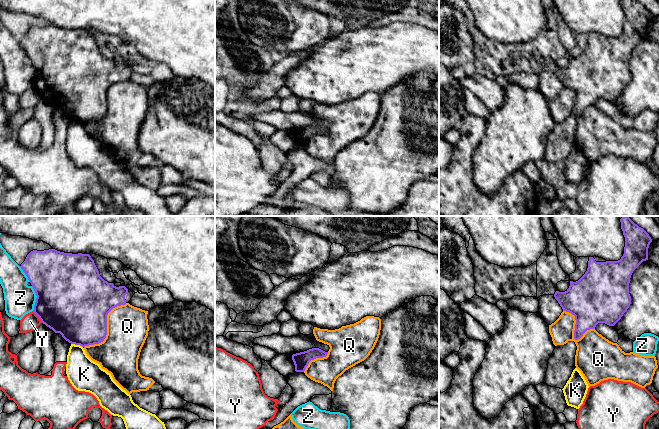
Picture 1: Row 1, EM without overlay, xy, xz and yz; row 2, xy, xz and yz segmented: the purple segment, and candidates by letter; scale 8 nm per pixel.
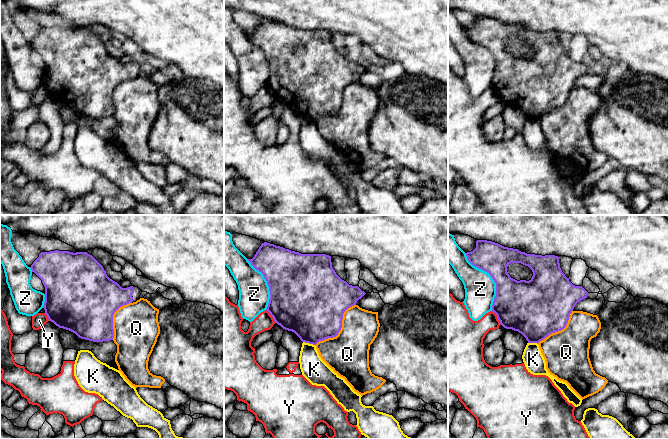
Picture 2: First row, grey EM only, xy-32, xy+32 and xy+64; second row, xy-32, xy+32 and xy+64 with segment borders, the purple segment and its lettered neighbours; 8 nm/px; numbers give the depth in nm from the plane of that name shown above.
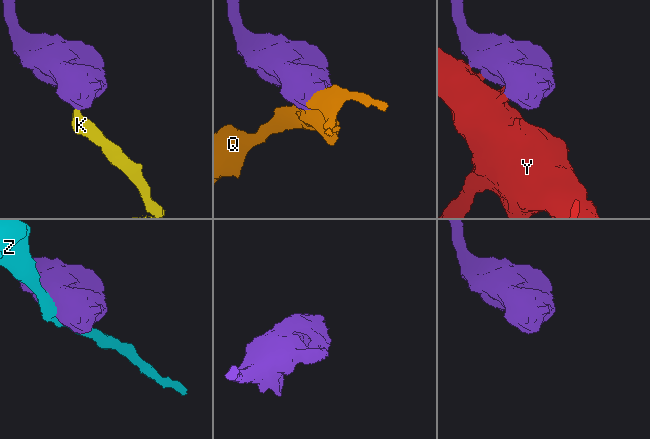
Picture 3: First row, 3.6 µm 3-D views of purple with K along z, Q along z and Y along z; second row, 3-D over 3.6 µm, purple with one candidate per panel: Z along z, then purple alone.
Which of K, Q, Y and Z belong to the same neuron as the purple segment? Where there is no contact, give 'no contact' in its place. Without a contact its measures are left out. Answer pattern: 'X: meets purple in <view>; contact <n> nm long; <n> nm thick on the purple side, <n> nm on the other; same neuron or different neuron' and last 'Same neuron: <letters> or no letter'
K: meets purple in xy; contact 100 nm long; 440 nm thick on the purple side, 260 nm on the other; different neuron
Q: meets purple in xy; contact 500 nm long; 460 nm thick on the purple side, 340 nm on the other; different neuron
Y: meets purple in xy; contact 120 nm long; 480 nm thick on the purple side, 140 nm on the other; different neuron
Z: meets purple in xy; contact 200 nm long; 500 nm thick on the purple side, 240 nm on the other; different neuron
Same neuron: no letter

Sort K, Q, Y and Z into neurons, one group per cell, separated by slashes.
K / Q / Y / Z

